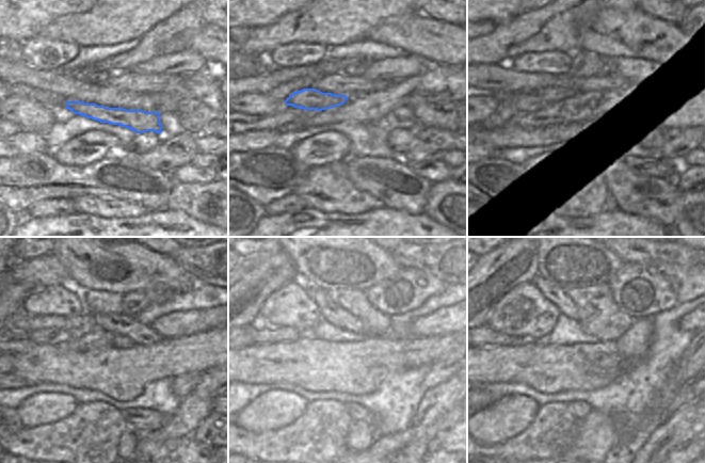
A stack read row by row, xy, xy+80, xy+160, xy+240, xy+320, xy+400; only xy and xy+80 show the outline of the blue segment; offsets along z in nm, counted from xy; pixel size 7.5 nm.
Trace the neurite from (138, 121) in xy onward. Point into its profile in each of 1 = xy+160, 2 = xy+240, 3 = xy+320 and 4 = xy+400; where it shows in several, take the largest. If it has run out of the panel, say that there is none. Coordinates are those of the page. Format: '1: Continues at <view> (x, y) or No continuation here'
1: Continues at xy+160 (522, 101)
2: Continues at xy+240 (11, 342)
3: Continues at xy+320 (254, 334)
4: Continues at xy+400 (489, 337)

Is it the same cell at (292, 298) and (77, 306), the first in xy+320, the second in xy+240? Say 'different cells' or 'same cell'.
same cell

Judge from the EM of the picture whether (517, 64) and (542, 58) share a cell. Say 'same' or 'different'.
same

